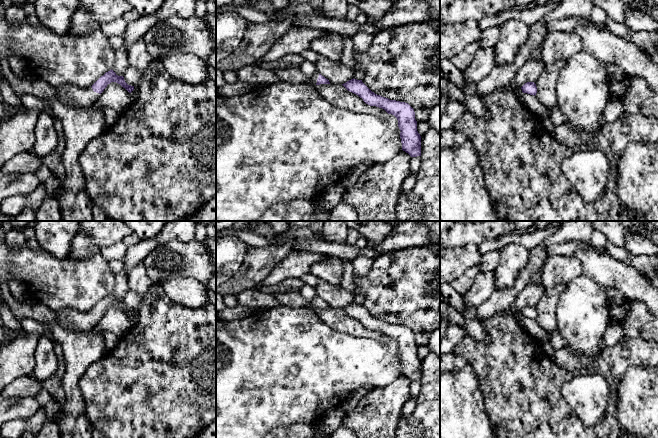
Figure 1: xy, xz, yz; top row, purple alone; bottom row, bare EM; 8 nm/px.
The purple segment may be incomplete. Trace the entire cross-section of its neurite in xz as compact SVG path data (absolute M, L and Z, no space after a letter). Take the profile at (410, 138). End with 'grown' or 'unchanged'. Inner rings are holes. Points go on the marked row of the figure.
M351 79L342 84L348 91L358 95L370 105L384 109L398 120L402 150L411 157L421 156L421 136L417 131L414 109L405 102L390 100L372 92L362 80Z; unchanged

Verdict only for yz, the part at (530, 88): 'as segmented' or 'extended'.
as segmented

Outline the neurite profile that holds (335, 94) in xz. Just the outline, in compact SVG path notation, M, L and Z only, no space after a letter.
M340 84L315 85L317 93L328 103L354 113L365 113L368 115L386 118L388 113L379 107L366 104L358 95L348 91Z

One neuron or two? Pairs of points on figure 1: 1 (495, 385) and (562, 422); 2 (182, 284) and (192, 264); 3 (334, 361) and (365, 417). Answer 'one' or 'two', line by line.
1: one
2: two
3: two

